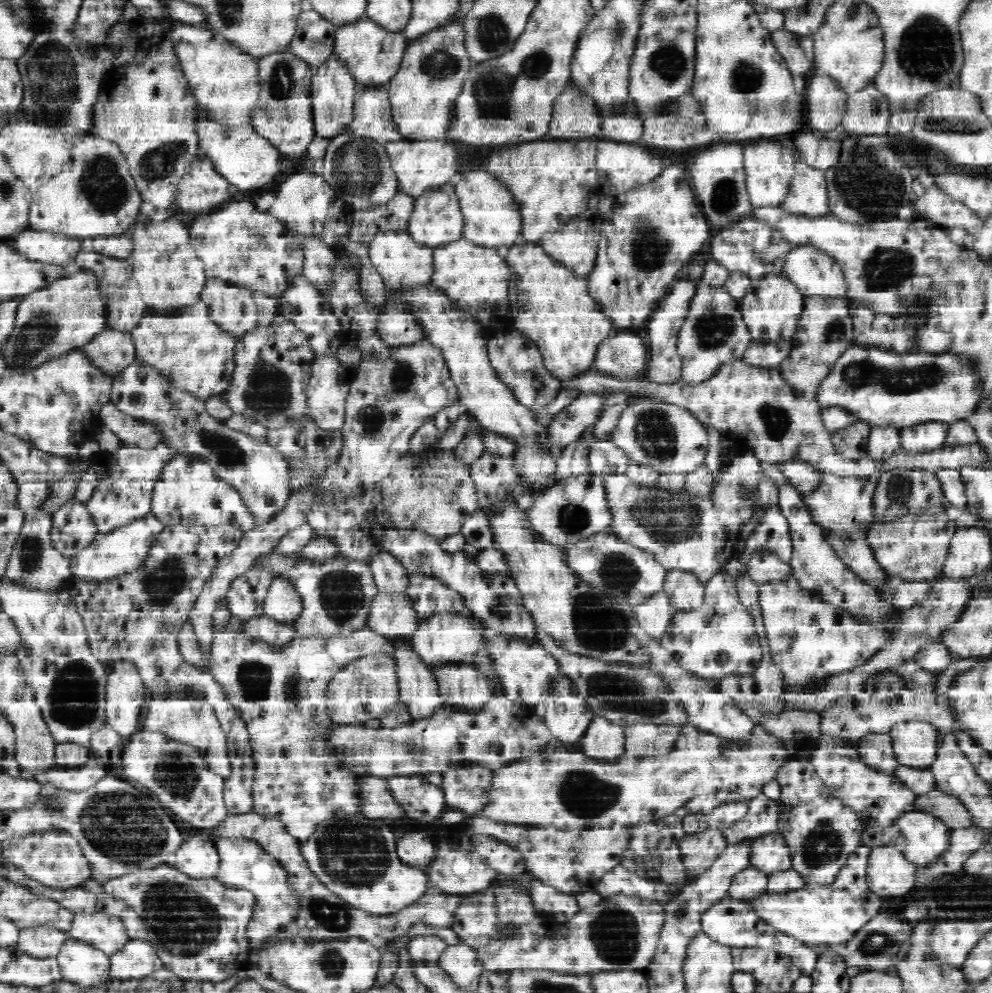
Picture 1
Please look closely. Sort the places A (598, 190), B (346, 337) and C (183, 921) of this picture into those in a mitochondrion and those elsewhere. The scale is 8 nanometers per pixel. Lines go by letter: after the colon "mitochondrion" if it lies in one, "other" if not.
A: other
B: other
C: mitochondrion

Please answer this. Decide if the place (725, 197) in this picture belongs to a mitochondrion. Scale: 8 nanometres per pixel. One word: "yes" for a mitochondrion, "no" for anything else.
yes

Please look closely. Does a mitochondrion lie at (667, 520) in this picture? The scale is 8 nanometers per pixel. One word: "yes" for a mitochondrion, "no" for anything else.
yes

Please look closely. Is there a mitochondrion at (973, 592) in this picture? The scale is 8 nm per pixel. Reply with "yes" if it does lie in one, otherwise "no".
no

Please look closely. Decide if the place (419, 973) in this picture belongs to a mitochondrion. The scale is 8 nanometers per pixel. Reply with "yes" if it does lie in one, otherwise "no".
no

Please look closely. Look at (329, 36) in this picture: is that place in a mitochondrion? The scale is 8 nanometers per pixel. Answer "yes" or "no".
no

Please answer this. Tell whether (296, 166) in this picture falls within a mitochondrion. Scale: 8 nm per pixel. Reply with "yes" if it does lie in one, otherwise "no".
no

